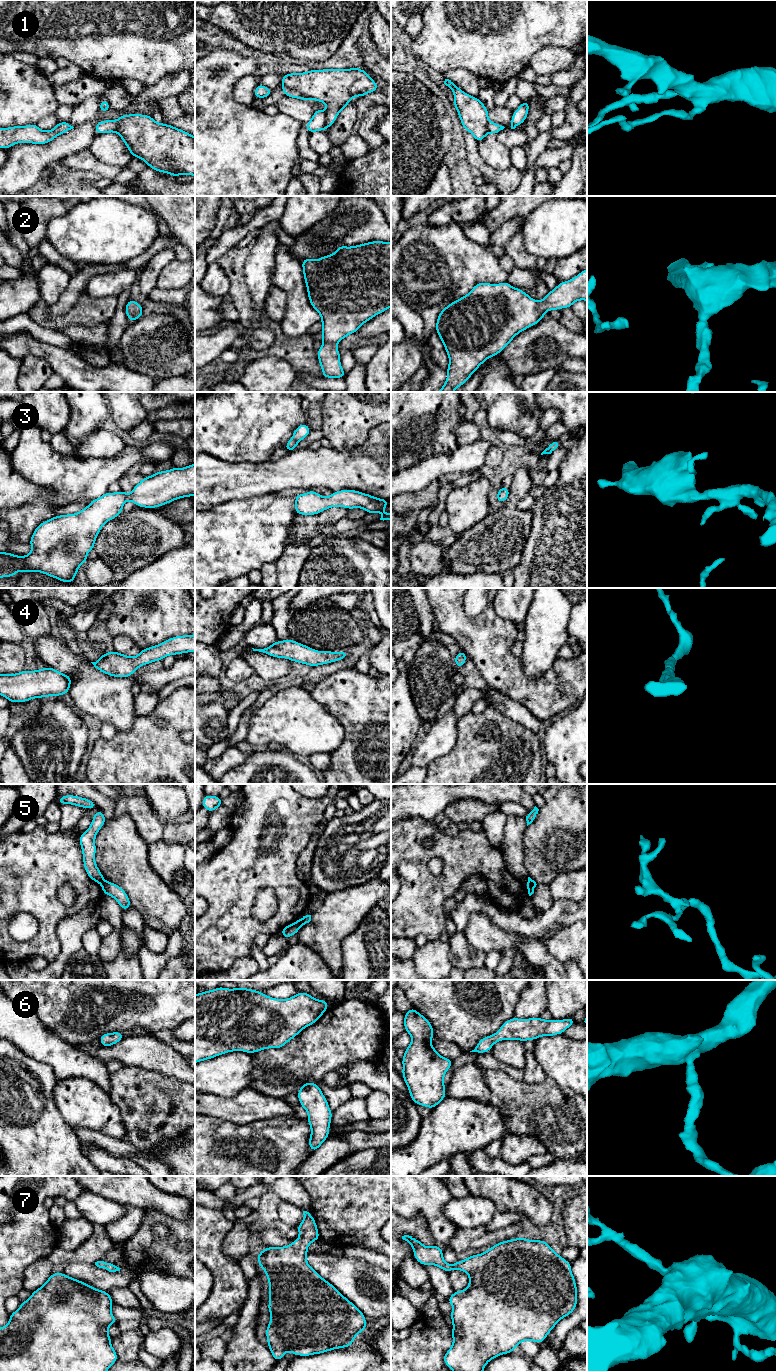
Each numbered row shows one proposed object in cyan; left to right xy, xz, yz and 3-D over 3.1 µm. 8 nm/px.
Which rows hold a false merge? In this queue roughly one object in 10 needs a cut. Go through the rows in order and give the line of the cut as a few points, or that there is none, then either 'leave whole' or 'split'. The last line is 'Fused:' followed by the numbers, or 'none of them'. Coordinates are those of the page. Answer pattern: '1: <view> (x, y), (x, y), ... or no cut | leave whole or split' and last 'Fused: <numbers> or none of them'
1: no cut | leave whole
2: no cut | leave whole
3: no cut | leave whole
4: no cut | leave whole
5: xz (297, 921), (299, 926) | split
6: no cut | leave whole
7: no cut | leave whole
Fused: 5

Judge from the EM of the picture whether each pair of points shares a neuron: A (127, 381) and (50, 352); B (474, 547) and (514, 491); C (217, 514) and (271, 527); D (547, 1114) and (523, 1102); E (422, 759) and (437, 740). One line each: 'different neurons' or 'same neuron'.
A: same neuron
B: same neuron
C: same neuron
D: same neuron
E: same neuron

